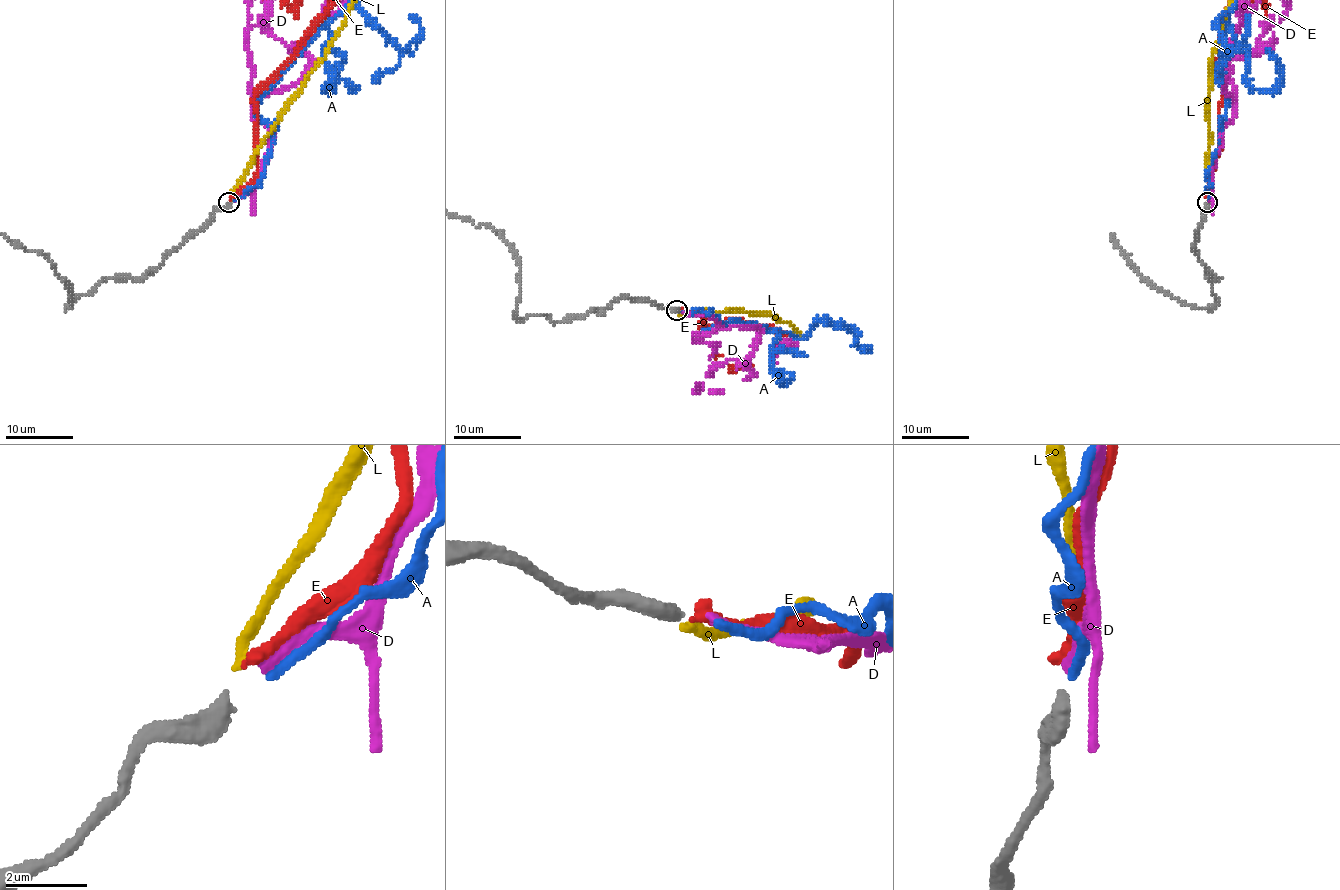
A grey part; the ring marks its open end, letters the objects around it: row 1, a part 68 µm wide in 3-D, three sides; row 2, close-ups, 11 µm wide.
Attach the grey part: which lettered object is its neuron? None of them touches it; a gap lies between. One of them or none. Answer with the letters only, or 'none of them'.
D

